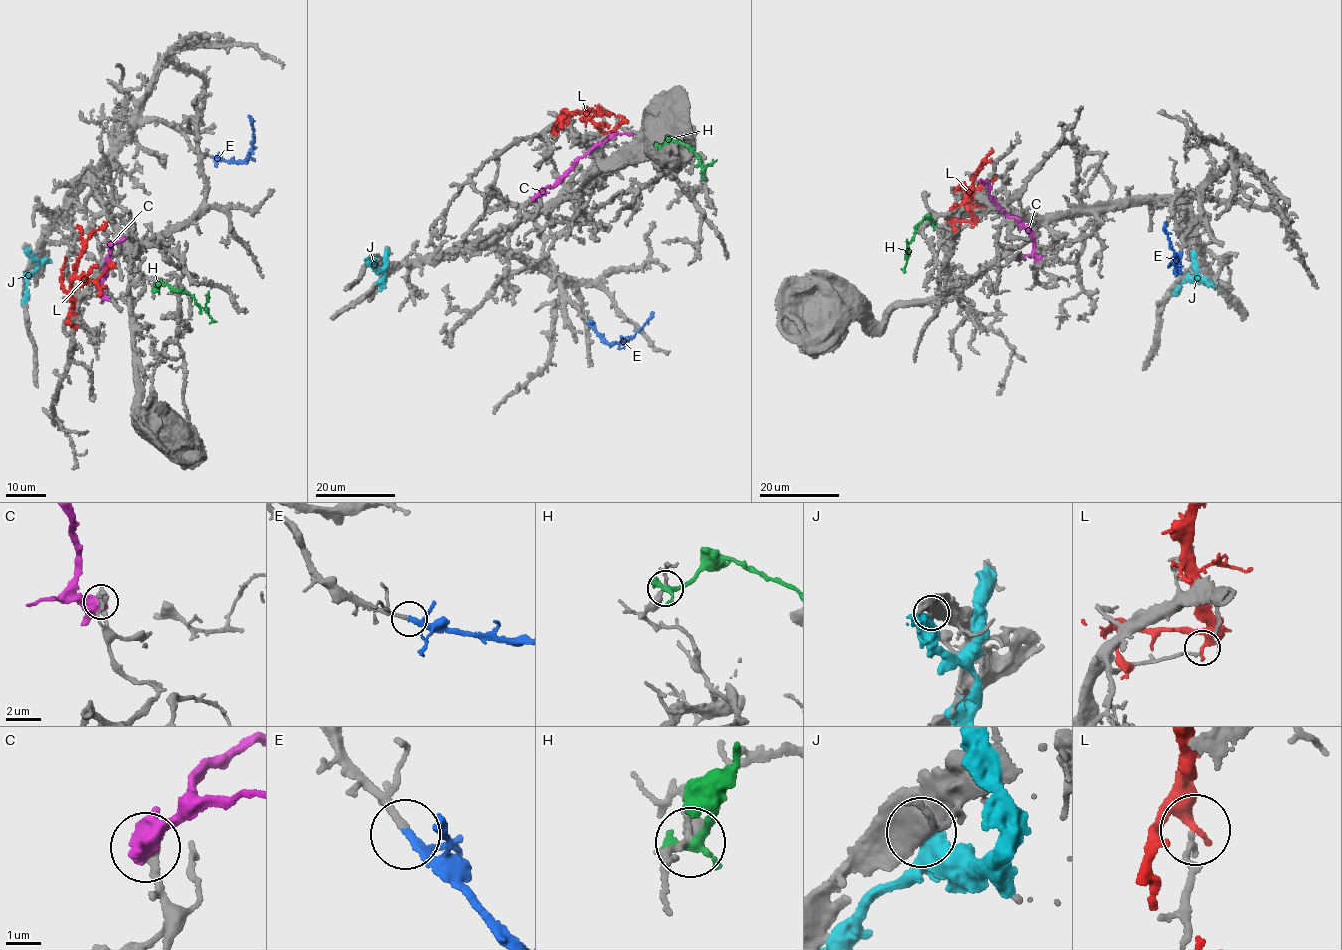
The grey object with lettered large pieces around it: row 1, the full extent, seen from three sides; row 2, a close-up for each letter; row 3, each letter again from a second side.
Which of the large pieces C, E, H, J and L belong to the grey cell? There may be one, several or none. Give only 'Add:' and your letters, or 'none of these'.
Add: E

